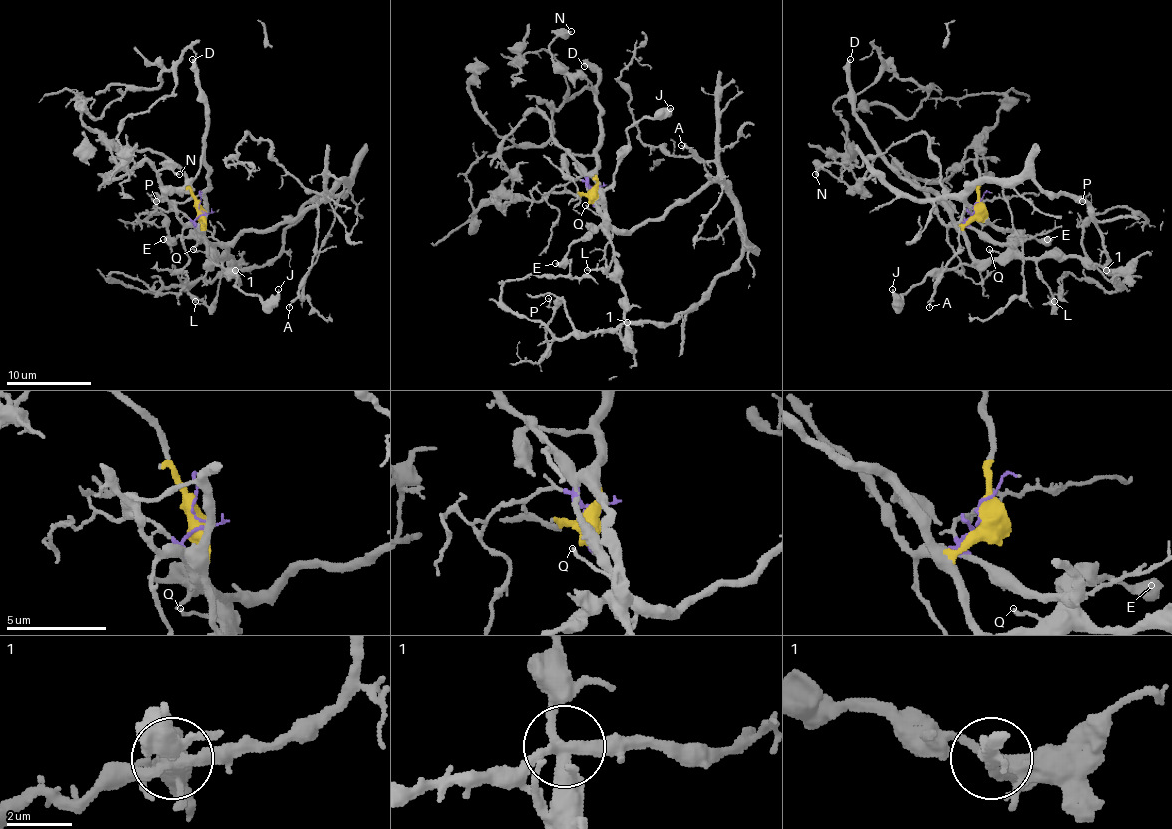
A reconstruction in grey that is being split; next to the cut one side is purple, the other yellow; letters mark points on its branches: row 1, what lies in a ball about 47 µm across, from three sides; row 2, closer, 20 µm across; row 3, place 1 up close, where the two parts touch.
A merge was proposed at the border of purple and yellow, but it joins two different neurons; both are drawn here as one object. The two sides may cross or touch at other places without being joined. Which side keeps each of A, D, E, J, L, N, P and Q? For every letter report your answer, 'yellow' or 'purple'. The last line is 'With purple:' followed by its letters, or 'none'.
A: purple
D: yellow
E: yellow
J: yellow
L: yellow
N: yellow
P: purple
Q: yellow
With purple: A, P

